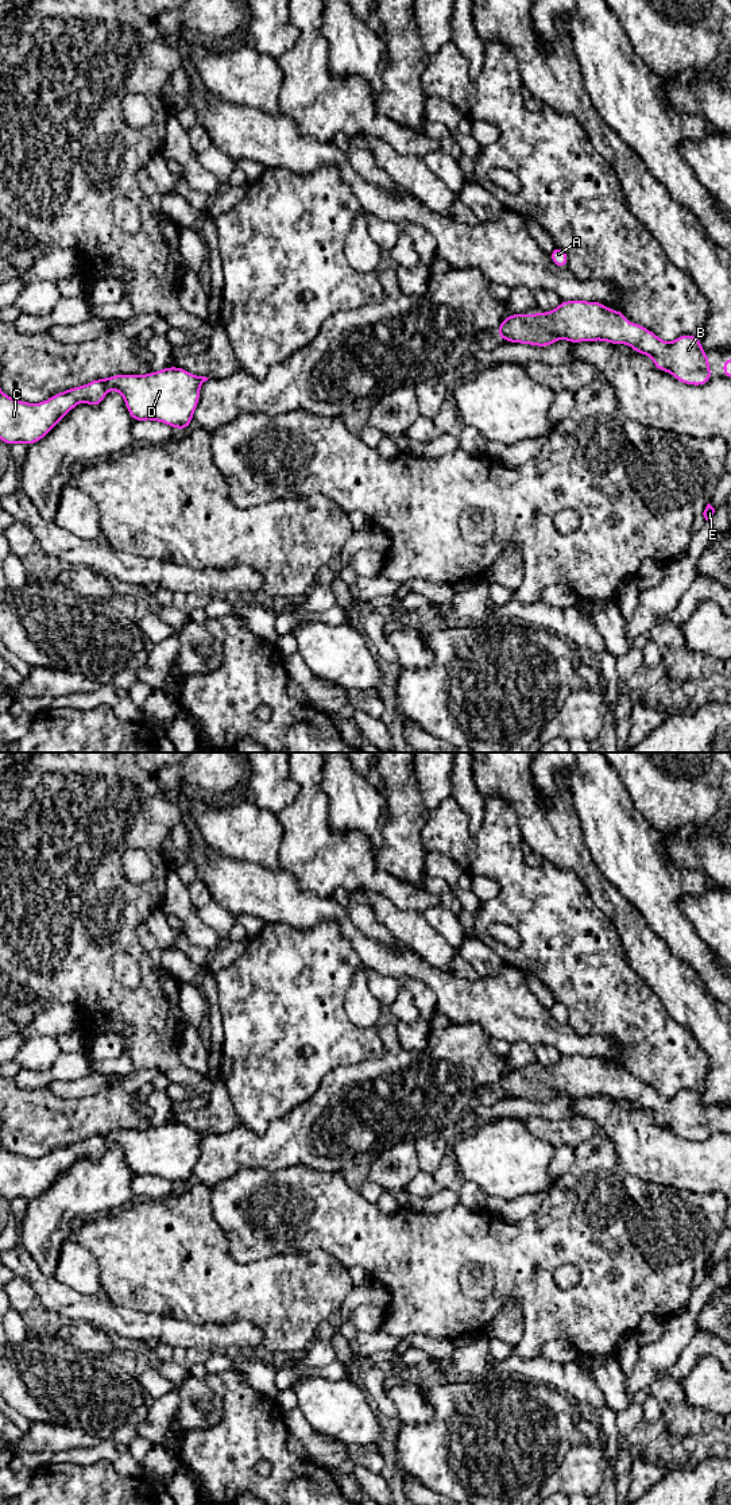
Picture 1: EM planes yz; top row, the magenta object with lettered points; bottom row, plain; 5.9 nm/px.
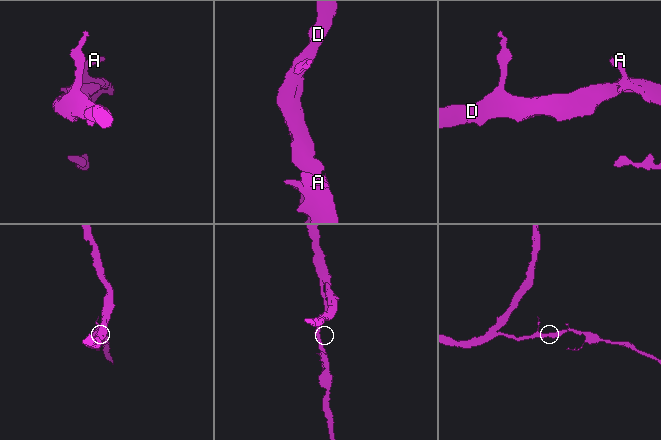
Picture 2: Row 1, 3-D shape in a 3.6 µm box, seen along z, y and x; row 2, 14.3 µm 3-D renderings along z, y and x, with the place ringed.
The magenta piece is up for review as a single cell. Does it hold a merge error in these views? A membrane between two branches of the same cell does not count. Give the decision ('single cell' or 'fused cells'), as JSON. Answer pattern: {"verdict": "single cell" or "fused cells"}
{"verdict": "single cell"}

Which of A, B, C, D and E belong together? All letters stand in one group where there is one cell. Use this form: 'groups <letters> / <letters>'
groups A B C D E

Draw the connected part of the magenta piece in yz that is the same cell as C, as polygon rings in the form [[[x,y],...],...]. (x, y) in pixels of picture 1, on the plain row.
[[[179,1122],[147,1130],[113,1130],[55,1149],[40,1158],[15,1156],[0,1145],[0,1195],[7,1200],[36,1199],[80,1157],[98,1162],[108,1145],[121,1149],[131,1173],[189,1184],[200,1157],[200,1142],[209,1133]]]

